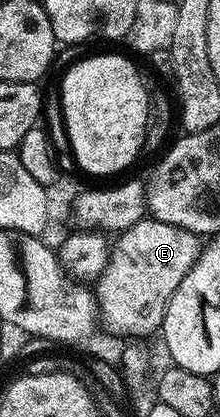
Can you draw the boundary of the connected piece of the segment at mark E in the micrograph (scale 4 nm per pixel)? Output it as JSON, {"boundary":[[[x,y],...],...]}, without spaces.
{"boundary":[[[152,217],[141,218],[132,228],[121,231],[113,239],[110,246],[108,264],[96,283],[96,310],[100,315],[100,322],[107,326],[114,334],[126,338],[122,340],[142,340],[153,332],[161,331],[162,321],[166,315],[168,304],[180,288],[180,280],[188,276],[192,264],[196,264],[200,253],[199,235],[188,232],[184,228],[176,228],[172,224],[164,224]]]}

